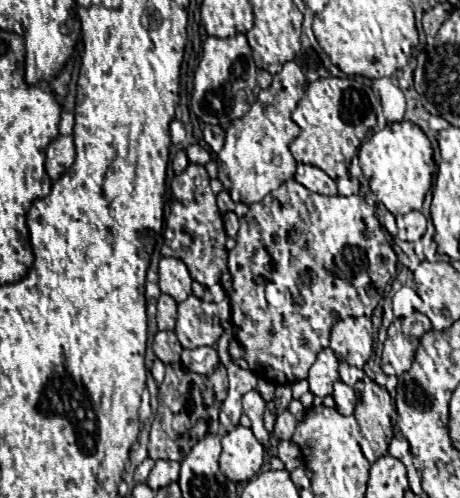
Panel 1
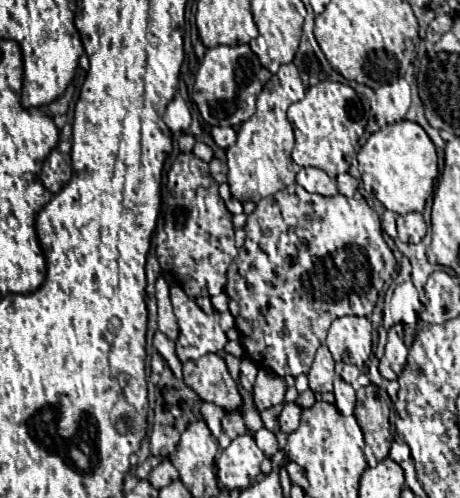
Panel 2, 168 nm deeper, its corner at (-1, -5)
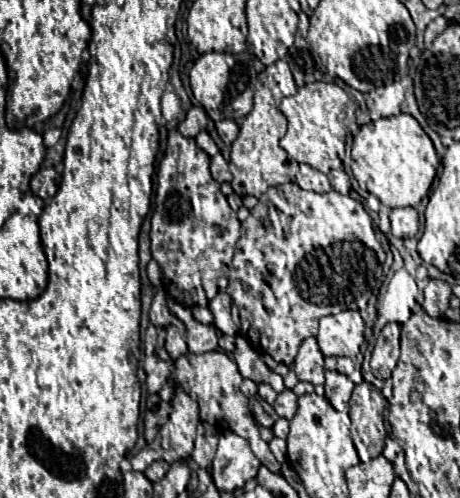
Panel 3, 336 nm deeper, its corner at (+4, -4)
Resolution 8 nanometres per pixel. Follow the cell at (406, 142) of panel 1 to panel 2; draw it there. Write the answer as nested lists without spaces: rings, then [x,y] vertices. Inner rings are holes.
[[[398,121],[372,133],[358,153],[362,181],[370,185],[376,199],[398,215],[422,211],[426,199],[434,192],[434,179],[439,175],[434,143],[426,131],[412,121]]]

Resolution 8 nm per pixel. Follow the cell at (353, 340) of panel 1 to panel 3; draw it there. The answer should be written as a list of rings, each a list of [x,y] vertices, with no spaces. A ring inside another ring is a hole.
[[[345,310],[319,320],[317,344],[323,356],[349,356],[355,358],[363,344],[363,318],[357,310]]]

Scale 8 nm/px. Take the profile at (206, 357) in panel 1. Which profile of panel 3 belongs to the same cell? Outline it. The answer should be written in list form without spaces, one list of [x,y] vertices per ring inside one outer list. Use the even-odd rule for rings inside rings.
[[[219,350],[205,352],[205,354],[189,352],[189,354],[183,354],[179,360],[175,360],[175,380],[199,404],[199,416],[203,422],[209,422],[209,424],[215,424],[221,428],[229,428],[231,432],[243,436],[249,442],[253,454],[261,460],[261,464],[265,464],[271,472],[279,474],[279,462],[271,454],[269,444],[265,440],[261,440],[257,422],[253,420],[251,410],[249,410],[249,400],[241,392],[243,378],[239,376],[235,360],[231,360],[225,352],[219,352]]]

